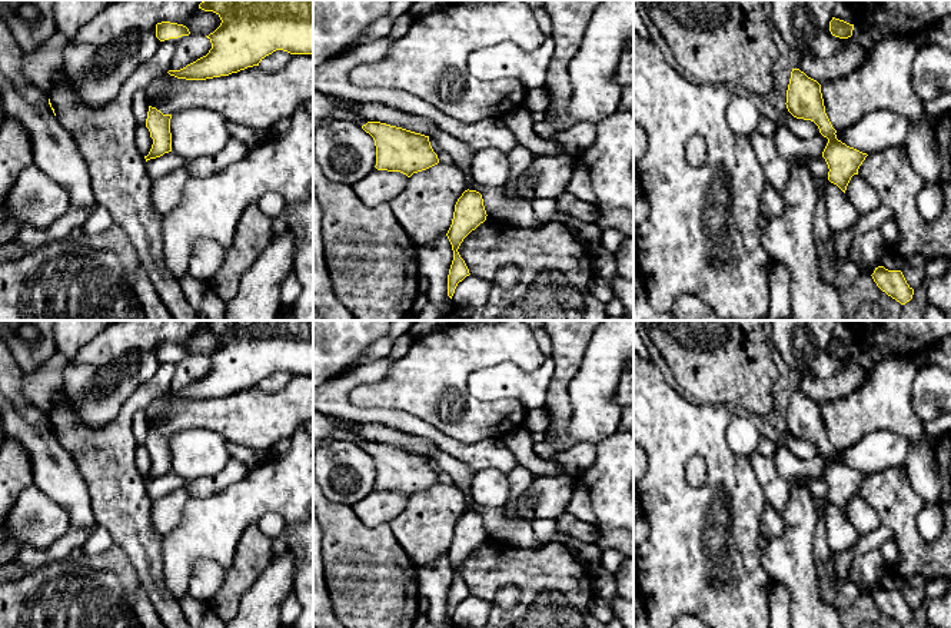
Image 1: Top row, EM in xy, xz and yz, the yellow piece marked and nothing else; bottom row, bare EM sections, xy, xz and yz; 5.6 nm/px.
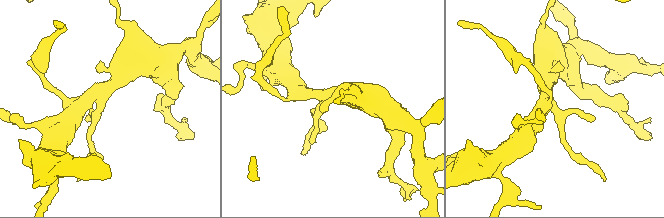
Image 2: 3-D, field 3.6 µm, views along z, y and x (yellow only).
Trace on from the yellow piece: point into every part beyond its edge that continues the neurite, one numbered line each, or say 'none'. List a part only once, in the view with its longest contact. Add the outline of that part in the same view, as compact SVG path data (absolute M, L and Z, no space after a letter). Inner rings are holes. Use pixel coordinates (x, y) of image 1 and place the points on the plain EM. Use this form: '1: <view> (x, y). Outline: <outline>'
none

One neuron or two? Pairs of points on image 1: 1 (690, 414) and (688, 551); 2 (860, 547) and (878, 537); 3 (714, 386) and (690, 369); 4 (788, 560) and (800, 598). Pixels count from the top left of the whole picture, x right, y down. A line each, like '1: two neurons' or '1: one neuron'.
1: one neuron
2: one neuron
3: one neuron
4: one neuron

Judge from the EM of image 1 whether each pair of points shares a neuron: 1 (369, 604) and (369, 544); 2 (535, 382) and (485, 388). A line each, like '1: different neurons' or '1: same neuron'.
1: same neuron
2: same neuron

